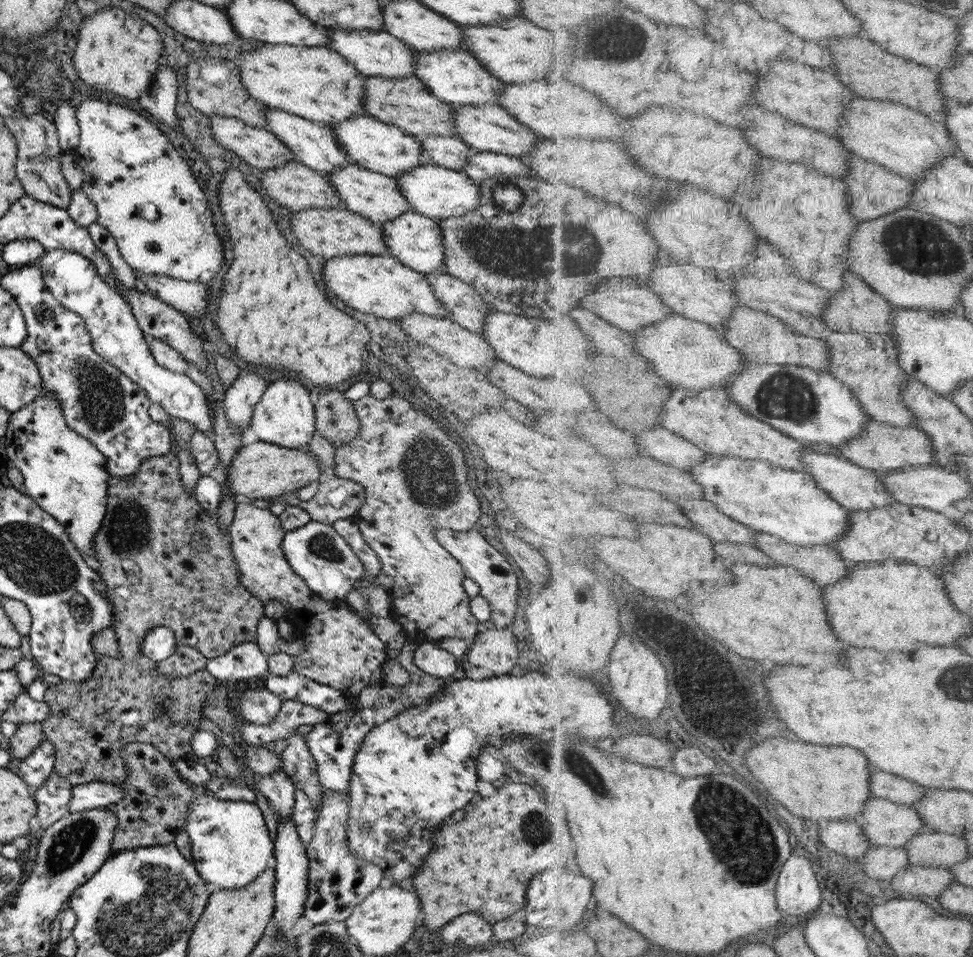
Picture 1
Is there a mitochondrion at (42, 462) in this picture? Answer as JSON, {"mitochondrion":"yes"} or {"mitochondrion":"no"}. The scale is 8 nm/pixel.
{"mitochondrion":"no"}

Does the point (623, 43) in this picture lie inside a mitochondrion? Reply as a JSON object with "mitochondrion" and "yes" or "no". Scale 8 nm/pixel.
{"mitochondrion":"yes"}

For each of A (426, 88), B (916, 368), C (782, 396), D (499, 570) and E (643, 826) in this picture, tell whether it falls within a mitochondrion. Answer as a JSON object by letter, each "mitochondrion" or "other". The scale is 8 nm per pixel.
{"A":"other","B":"other","C":"mitochondrion","D":"other","E":"other"}

